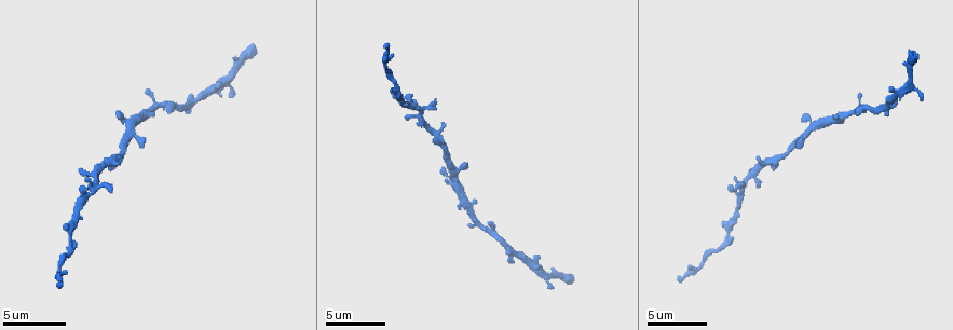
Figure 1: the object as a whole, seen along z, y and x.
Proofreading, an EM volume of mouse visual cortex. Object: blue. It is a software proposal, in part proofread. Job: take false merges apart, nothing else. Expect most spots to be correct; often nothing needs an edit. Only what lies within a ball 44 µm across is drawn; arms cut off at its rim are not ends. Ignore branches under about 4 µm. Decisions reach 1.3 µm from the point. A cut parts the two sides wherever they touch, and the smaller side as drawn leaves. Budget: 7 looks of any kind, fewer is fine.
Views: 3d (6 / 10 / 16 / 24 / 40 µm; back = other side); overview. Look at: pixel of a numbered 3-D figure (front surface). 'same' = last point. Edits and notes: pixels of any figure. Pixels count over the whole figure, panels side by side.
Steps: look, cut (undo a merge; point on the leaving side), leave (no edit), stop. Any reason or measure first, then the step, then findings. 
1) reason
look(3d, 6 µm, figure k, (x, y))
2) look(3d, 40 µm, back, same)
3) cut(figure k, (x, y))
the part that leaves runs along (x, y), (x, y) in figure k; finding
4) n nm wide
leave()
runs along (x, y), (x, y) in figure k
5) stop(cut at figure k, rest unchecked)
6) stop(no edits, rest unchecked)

arms part here
look(3d, 6 µm, figure 1, (124, 139))

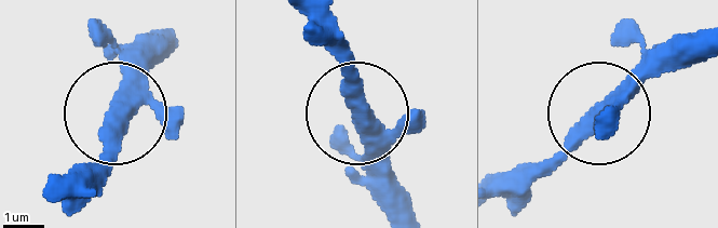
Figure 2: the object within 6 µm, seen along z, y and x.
3 arms
leave()
continuous, no second neuron

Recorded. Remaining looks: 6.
three-way junction
look(3d, 10 µm, figure 1, (854, 113))

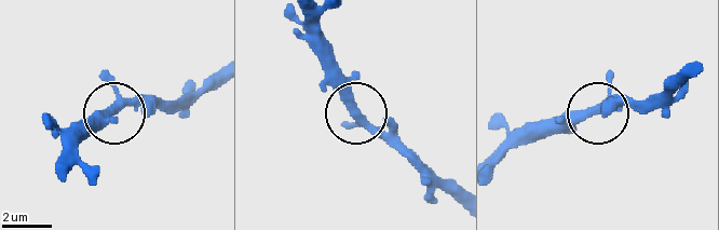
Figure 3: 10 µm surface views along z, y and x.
290 nm wide
leave()
one neuron here

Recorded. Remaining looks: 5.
thick turns thin
look(3d, 10 µm, figure 1, (885, 102))

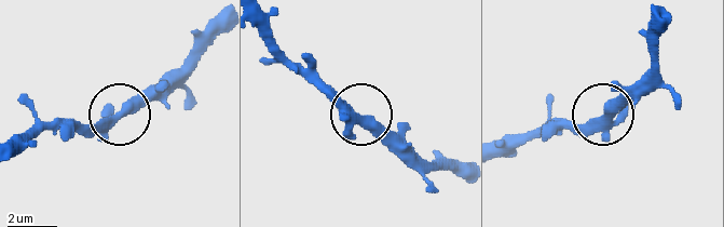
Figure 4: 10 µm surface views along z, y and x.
look(3d, 6 µm, figure 4, (358, 116))

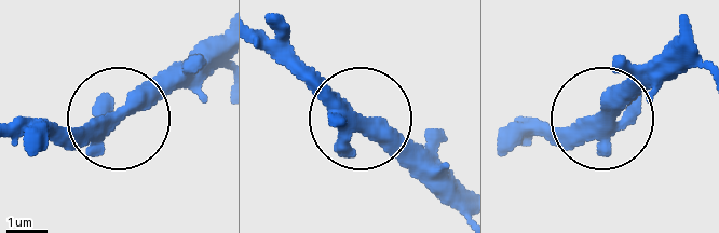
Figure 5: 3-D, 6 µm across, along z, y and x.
leave()
one neuron here

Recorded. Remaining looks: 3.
three-way junction
look(3d, 10 µm, figure 1, (70, 237))

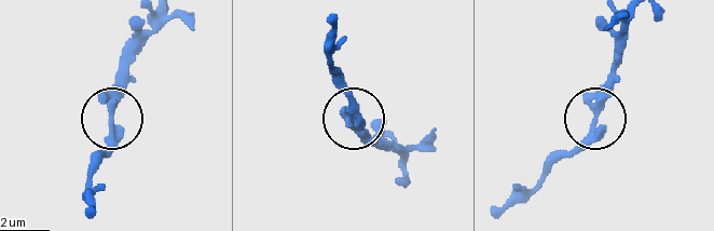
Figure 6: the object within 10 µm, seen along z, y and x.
300 nm wide
leave()
runs along (151, 18), (112, 117), (112, 146), (99, 164) in figure 6; continuous, no second neuron

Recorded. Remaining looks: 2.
stop(no edits, rest unchecked)

